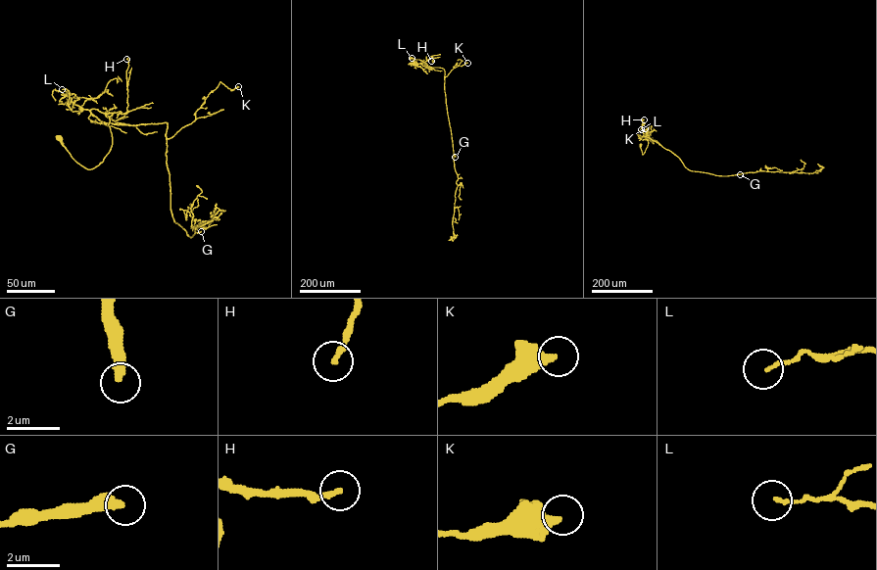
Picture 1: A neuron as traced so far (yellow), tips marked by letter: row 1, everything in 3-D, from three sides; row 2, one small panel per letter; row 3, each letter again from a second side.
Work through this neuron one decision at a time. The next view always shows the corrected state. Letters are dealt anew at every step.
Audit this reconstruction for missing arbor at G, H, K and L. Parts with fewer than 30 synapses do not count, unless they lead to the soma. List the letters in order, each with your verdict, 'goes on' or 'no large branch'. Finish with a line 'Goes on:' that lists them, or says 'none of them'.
G: no large branch
H: no large branch
K: no large branch
L: no large branch
Goes on: none of them

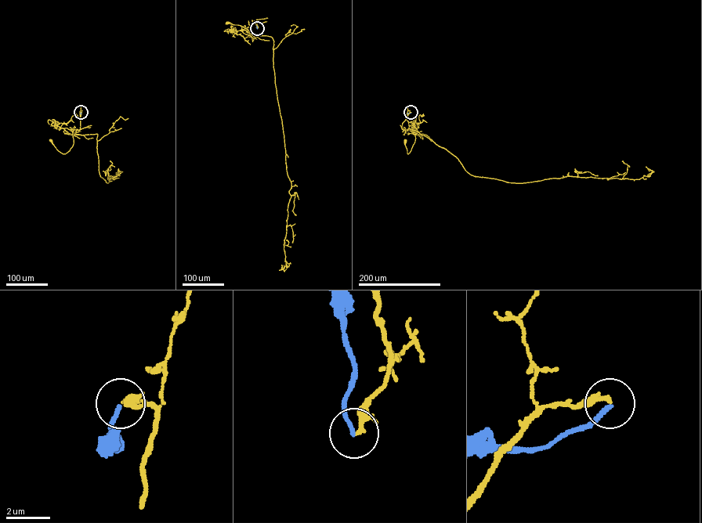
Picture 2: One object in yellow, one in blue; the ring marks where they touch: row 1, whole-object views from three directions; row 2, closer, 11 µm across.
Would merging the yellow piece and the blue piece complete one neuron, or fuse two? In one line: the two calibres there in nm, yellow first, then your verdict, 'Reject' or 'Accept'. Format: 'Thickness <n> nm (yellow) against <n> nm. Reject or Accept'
Thickness 160 nm (yellow) against 180 nm. Reject

